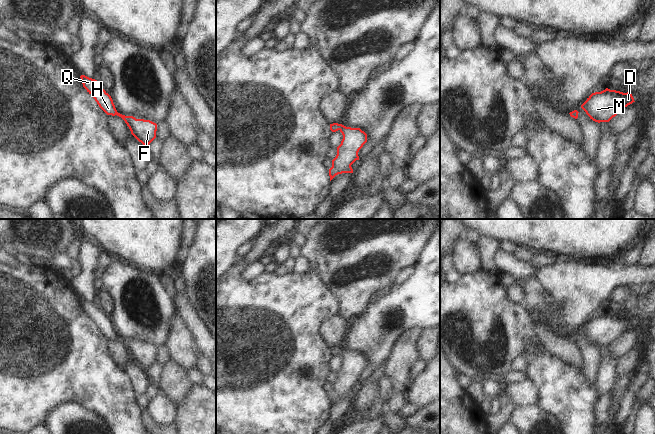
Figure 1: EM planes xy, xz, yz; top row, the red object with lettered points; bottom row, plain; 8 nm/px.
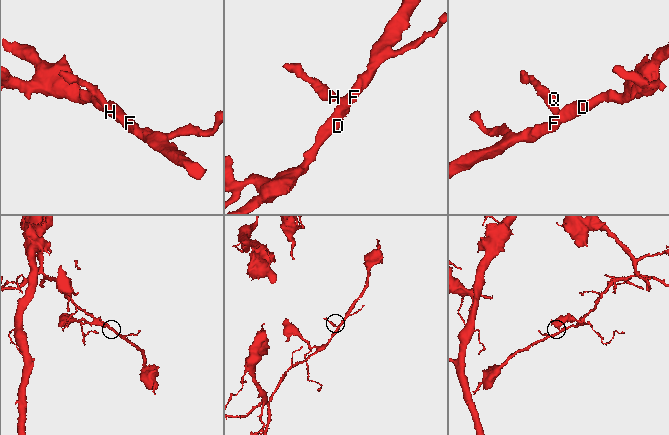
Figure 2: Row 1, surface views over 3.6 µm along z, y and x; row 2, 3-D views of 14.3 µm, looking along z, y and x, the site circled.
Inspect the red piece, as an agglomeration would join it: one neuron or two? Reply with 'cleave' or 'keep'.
keep

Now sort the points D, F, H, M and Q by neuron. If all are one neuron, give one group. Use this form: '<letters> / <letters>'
D F H M Q

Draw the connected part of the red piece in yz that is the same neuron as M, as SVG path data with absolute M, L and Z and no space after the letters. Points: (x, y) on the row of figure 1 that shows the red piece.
M606 88L601 92L592 93L581 108L593 121L609 122L633 102L635 101L630 92L623 93Z

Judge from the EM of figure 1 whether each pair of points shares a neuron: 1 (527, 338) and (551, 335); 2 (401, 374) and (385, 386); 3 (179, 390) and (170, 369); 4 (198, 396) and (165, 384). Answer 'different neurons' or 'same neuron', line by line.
1: different neurons
2: different neurons
3: same neuron
4: different neurons

